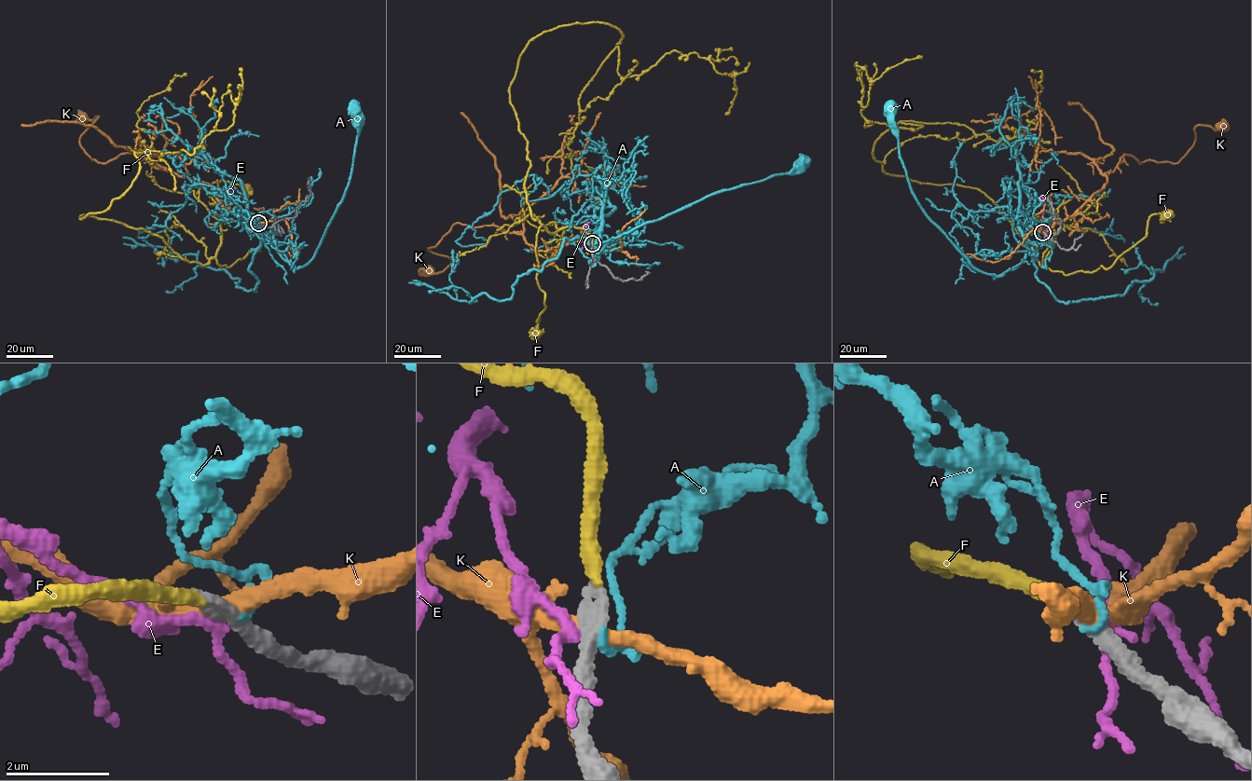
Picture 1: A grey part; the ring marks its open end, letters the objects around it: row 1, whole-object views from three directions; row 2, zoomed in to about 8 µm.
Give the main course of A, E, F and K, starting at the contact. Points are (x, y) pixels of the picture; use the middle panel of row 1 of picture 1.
A: (593, 245), (601, 237), (599, 220), (599, 240), (602, 243), (716, 193), (786, 172), (804, 162)
E: (592, 245), (588, 243), (585, 226), (590, 222)
F: (592, 243), (582, 228), (567, 226), (549, 234), (541, 226), (536, 280), (545, 307), (535, 334)
K: (592, 245), (570, 240), (552, 252), (502, 227), (456, 222), (428, 250), (451, 263), (428, 273)

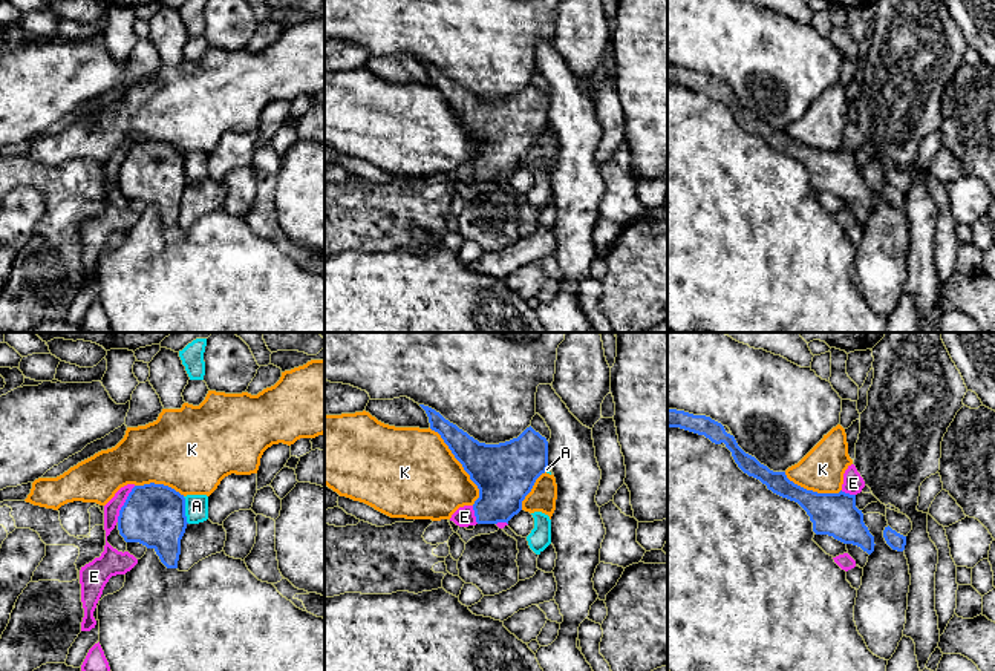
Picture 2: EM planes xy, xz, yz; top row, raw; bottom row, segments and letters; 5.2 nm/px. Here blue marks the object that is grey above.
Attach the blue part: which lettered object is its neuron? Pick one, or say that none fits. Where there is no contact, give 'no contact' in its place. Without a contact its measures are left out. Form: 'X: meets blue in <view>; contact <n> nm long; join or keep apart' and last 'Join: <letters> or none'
A: meets blue in xy; contact 150 nm long; keep apart
E: meets blue in xy; contact 220 nm long; keep apart
F: no contact; join
K: meets blue in xz; contact 480 nm long; keep apart
Join: F

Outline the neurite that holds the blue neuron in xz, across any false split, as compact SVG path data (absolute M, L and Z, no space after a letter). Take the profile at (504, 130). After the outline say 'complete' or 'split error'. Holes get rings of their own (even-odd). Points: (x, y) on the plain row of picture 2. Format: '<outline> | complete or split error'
M419 61L430 80L449 103L455 115L462 121L470 136L479 146L479 155L473 161L478 181L507 179L522 167L522 158L531 149L536 136L548 126L548 98L531 83L517 95L499 101L479 100L456 81L445 77L435 66Z | complete

